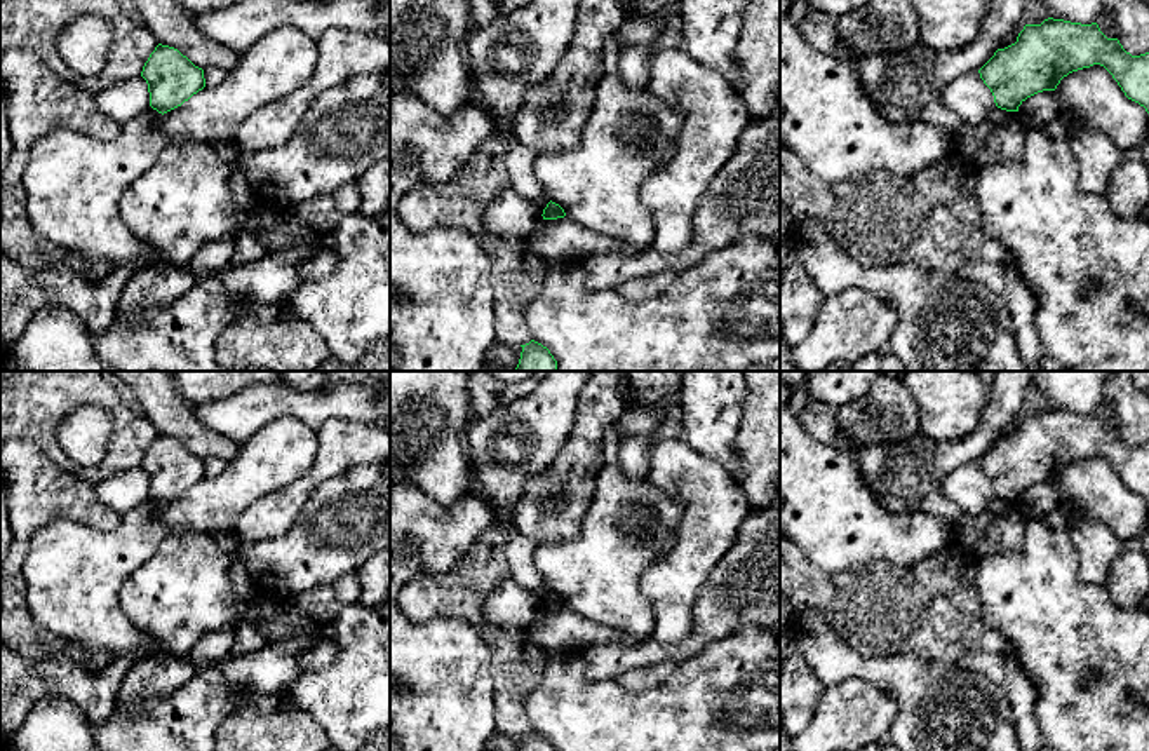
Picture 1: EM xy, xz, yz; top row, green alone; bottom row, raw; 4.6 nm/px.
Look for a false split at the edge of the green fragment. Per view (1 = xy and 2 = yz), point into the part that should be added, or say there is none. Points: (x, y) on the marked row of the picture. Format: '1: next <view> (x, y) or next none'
1: next none
2: next none

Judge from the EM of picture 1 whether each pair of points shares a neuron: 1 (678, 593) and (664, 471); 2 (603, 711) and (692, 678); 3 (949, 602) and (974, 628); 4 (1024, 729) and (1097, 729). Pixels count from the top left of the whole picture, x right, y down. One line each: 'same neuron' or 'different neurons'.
1: same neuron
2: same neuron
3: same neuron
4: different neurons

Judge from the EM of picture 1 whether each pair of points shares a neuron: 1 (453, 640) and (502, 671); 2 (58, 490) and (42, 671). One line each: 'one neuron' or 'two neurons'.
1: two neurons
2: two neurons

